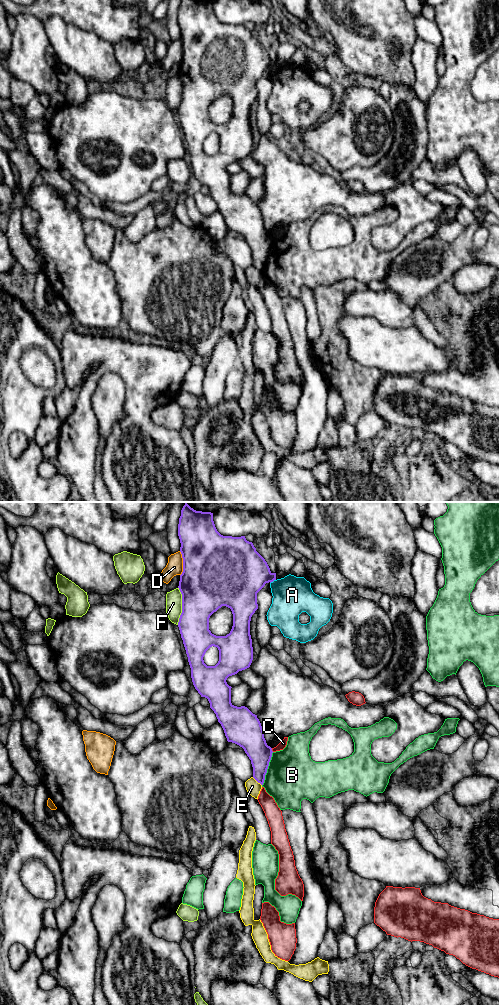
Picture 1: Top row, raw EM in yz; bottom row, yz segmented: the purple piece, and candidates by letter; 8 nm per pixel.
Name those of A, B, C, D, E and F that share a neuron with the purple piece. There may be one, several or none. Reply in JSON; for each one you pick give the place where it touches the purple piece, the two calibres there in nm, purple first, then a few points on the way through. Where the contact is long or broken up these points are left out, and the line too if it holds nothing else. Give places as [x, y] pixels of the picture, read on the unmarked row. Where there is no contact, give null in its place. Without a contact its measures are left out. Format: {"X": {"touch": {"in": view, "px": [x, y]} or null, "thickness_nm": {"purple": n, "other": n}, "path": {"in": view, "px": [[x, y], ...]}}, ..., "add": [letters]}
{"add": []}

